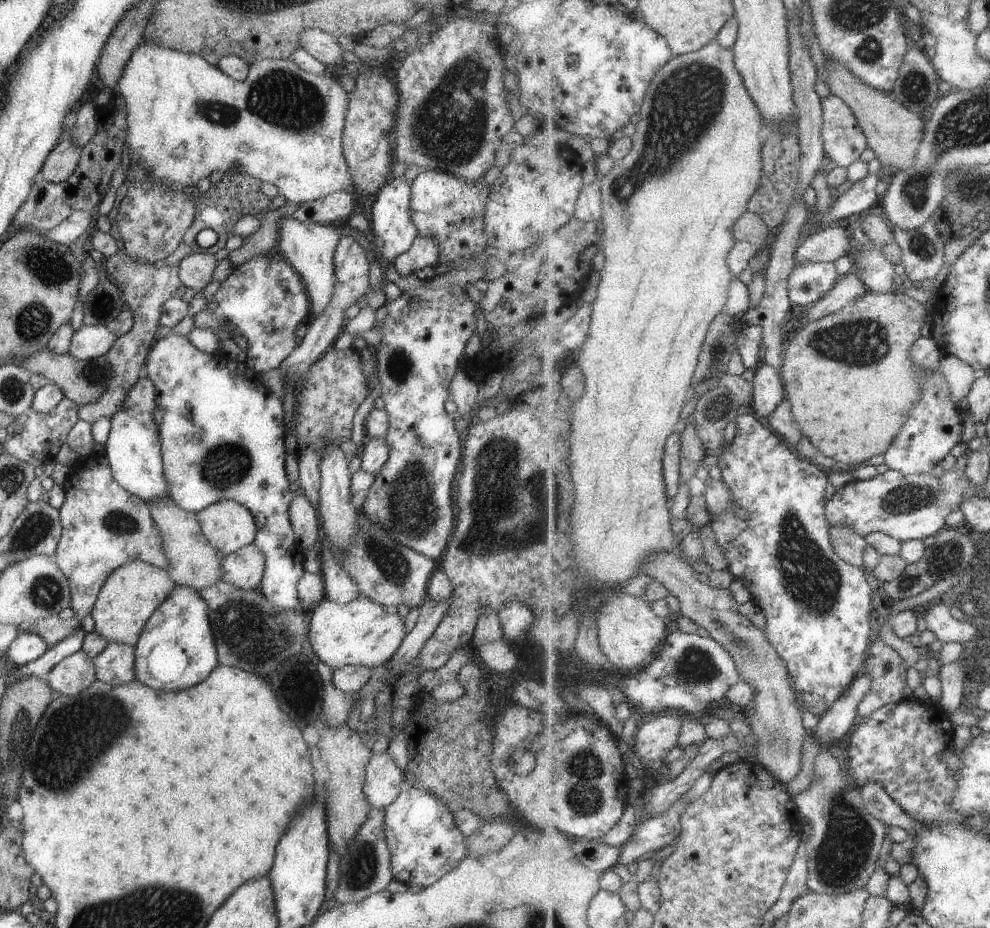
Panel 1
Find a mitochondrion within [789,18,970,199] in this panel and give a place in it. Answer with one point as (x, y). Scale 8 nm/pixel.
(915, 87)

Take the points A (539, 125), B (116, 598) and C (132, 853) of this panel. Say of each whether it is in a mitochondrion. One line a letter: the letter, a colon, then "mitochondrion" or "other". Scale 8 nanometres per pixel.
A: other
B: other
C: other

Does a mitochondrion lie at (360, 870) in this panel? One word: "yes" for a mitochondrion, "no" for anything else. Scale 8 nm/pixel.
yes

